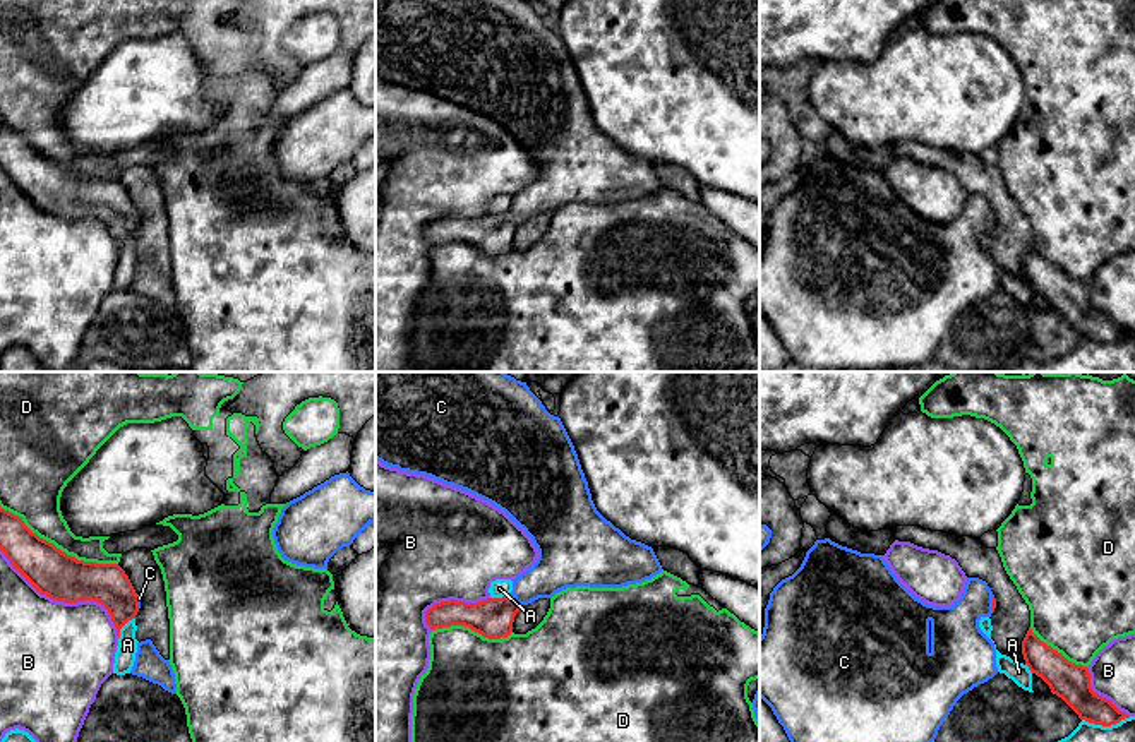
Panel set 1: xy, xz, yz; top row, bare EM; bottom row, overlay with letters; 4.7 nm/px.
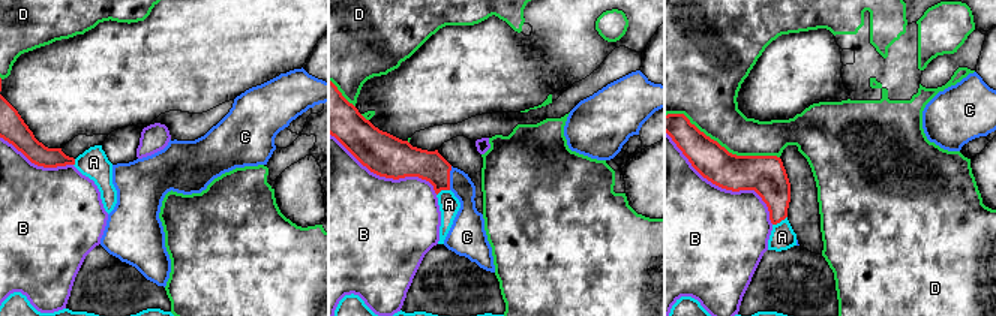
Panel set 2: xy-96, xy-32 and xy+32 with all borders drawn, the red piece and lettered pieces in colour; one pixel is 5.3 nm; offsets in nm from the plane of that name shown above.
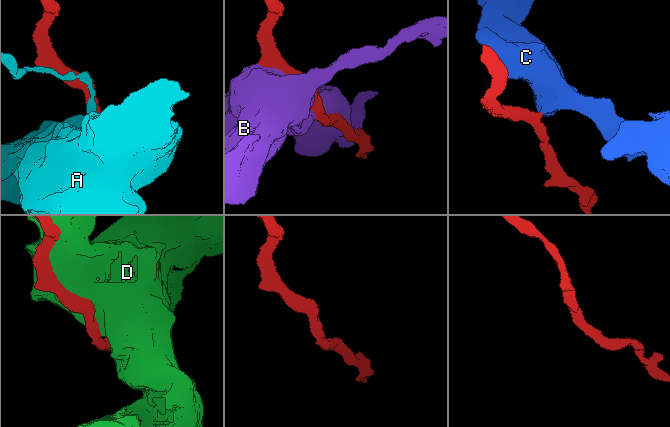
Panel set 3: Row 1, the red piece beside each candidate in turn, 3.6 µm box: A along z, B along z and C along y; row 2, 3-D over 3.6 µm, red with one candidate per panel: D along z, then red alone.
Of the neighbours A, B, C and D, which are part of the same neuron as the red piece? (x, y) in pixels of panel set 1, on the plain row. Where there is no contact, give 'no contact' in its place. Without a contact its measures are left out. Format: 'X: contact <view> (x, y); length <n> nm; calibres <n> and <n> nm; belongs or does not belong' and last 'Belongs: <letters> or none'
A: contact yz (1106, 341); length 240 nm; calibres 170 and 280 nm; does not belong
B: contact xy (66, 218); length 700 nm; calibres 220 and 500 nm; does not belong
C: contact xz (513, 216); length 90 nm; calibres 190 and 200 nm; belongs
D: contact xy (59, 165); length 600 nm; calibres 220 and 220 nm; does not belong
Belongs: C

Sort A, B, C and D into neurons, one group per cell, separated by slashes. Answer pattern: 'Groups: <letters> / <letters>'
Groups: A / B / C / D

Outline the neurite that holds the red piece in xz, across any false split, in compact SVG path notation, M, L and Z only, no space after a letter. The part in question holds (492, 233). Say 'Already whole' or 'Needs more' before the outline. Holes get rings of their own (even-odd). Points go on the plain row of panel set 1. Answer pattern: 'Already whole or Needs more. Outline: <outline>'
Needs more. Outline: M375 0L375 75L386 82L398 84L399 87L430 93L494 120L525 146L538 166L537 178L513 197L513 207L509 211L502 214L487 214L478 219L449 216L429 224L425 228L425 238L432 247L465 242L489 255L507 254L513 248L513 238L521 223L538 214L552 214L555 209L576 202L622 204L652 195L664 187L652 163L631 156L597 127L578 70L561 34L550 31L526 0Z

